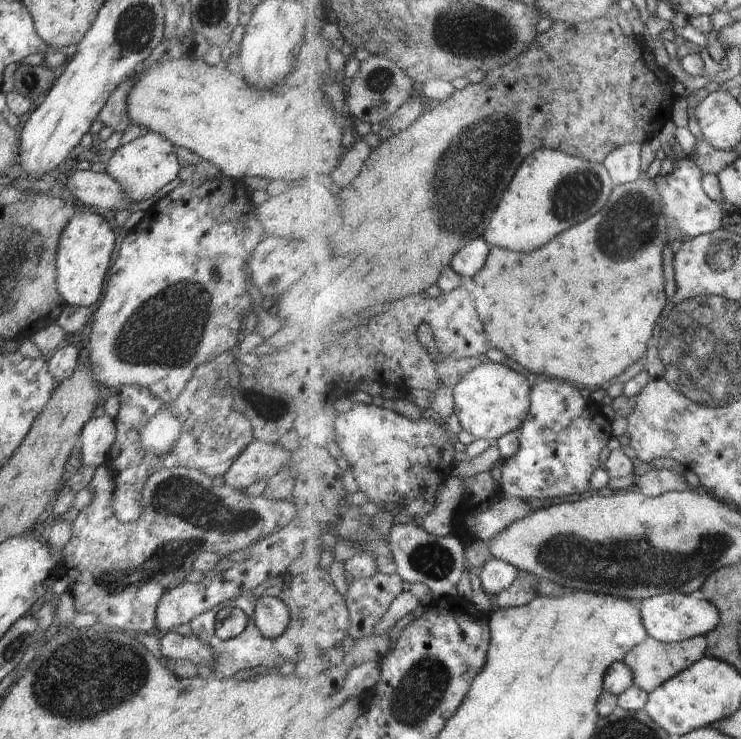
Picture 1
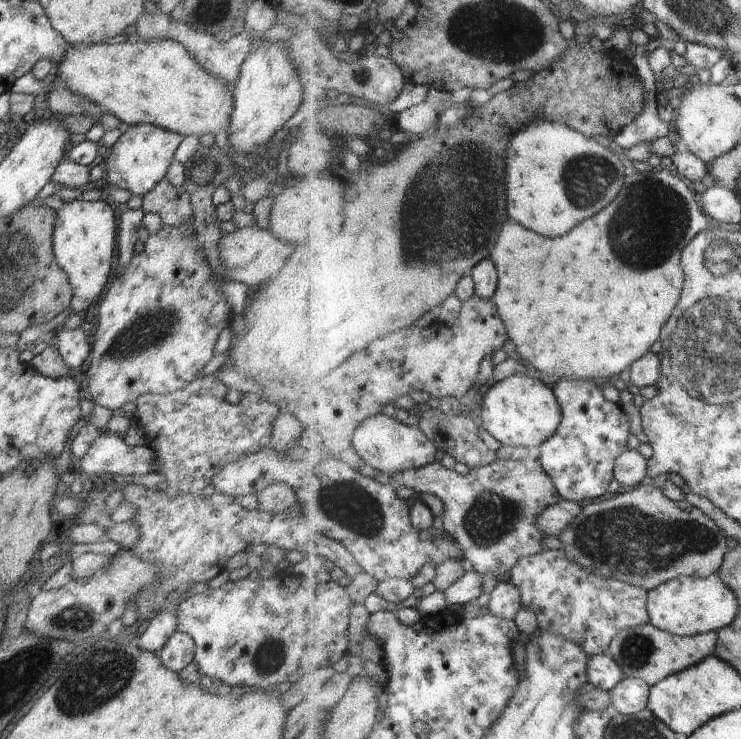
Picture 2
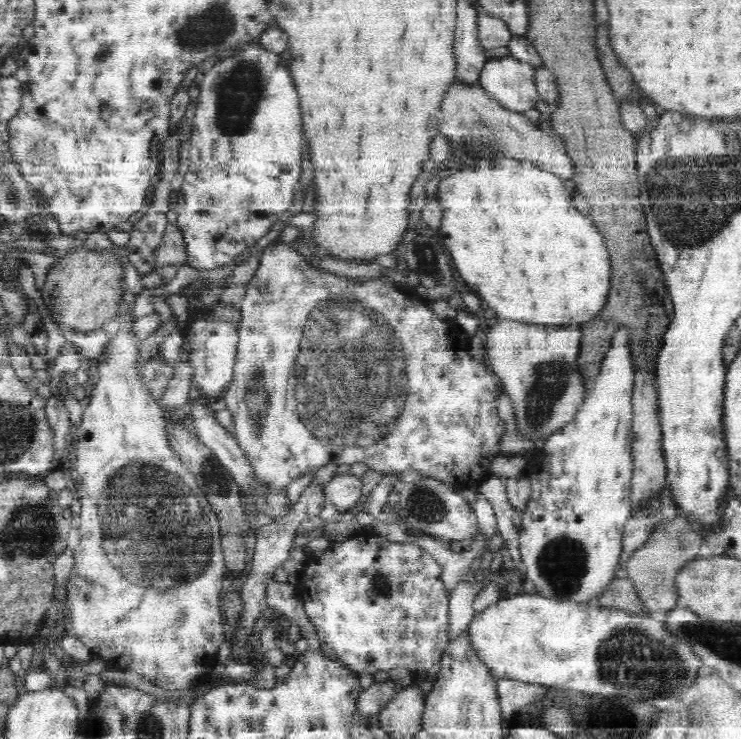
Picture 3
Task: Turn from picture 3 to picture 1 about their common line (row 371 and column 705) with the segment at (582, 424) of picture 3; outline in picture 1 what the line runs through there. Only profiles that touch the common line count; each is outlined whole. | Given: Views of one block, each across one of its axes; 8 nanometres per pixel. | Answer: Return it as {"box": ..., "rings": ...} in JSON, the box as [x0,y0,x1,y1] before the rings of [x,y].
{"box":[641,593,722,644],"rings":[[[666,593],[646,599],[641,604],[648,632],[668,644],[708,635],[722,624],[722,610],[701,594]]]}

